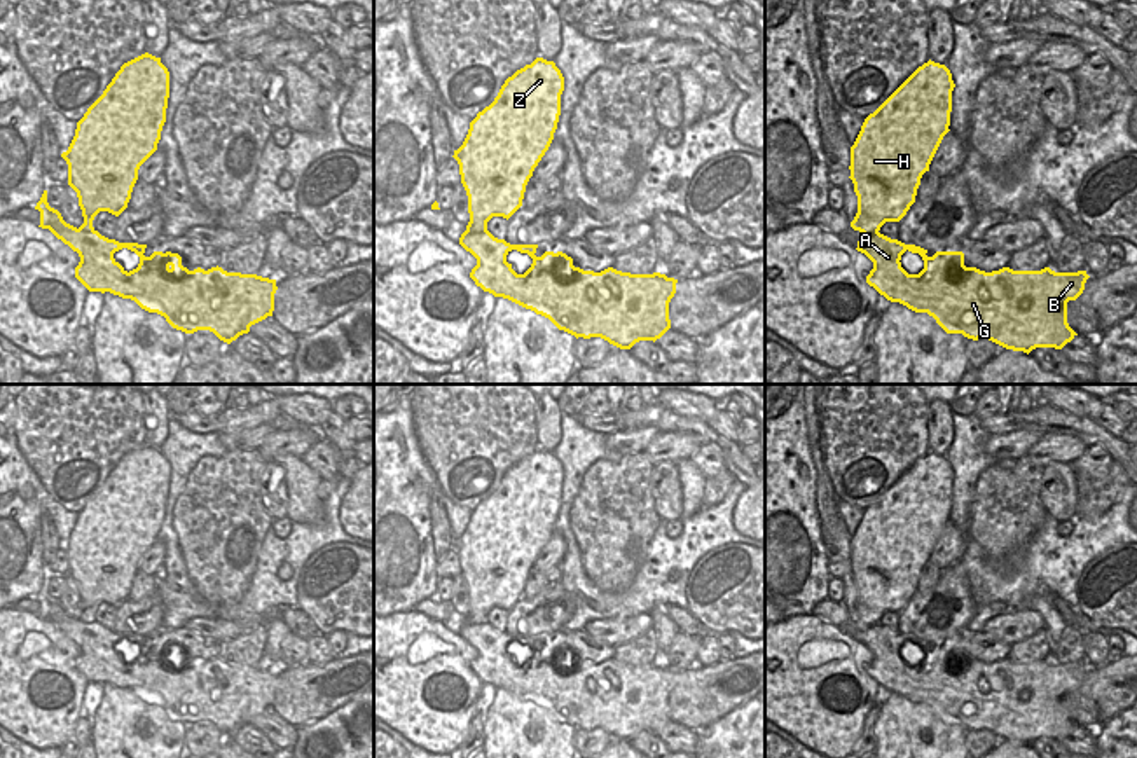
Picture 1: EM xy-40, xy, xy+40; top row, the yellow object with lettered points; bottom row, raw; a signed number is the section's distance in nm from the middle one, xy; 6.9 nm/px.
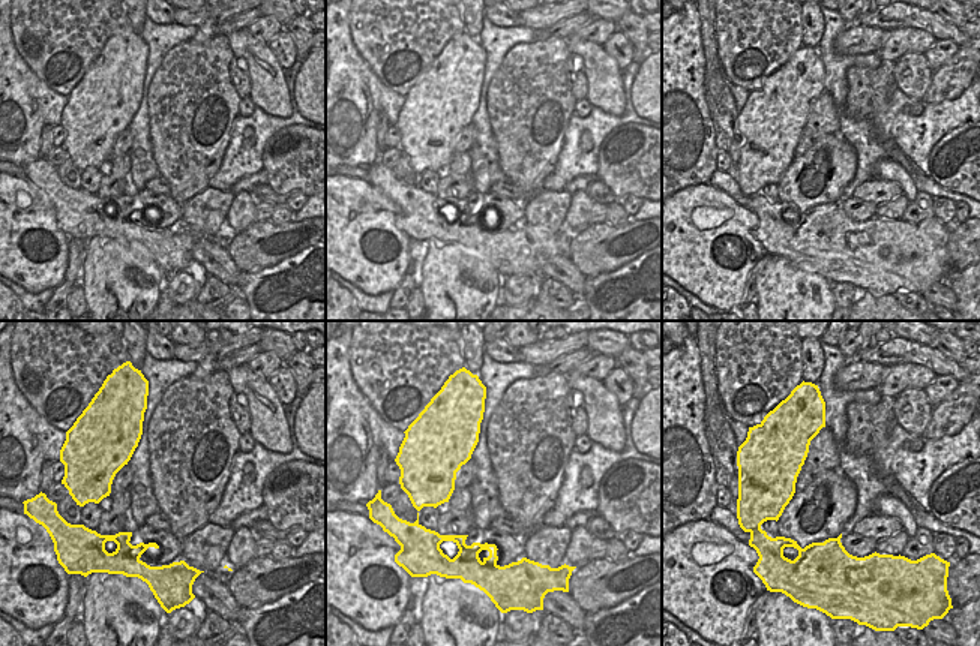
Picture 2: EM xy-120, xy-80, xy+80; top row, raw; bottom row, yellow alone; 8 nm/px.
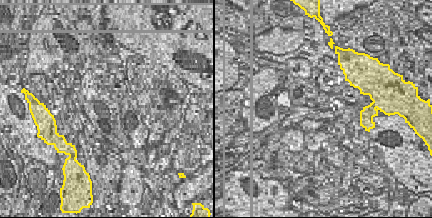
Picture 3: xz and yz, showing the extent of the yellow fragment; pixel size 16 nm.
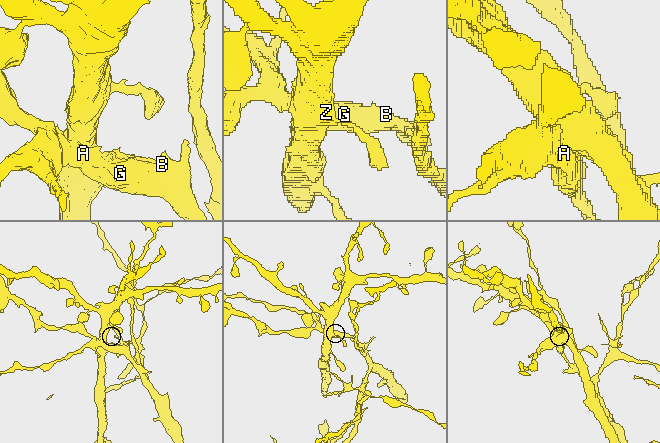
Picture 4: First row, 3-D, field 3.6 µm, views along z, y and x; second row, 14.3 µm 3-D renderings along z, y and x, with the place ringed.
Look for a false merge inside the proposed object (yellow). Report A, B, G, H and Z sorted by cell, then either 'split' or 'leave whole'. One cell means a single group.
A B G / H Z; split

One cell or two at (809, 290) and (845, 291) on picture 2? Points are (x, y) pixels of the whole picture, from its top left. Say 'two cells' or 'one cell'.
two cells

